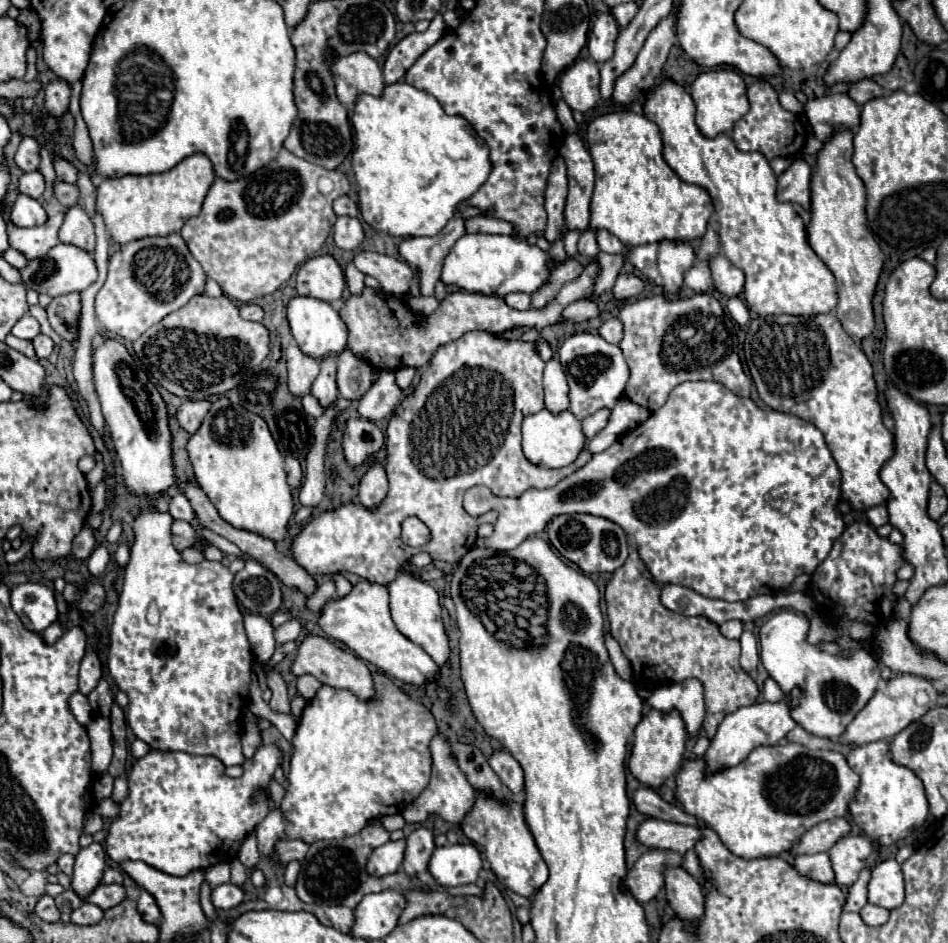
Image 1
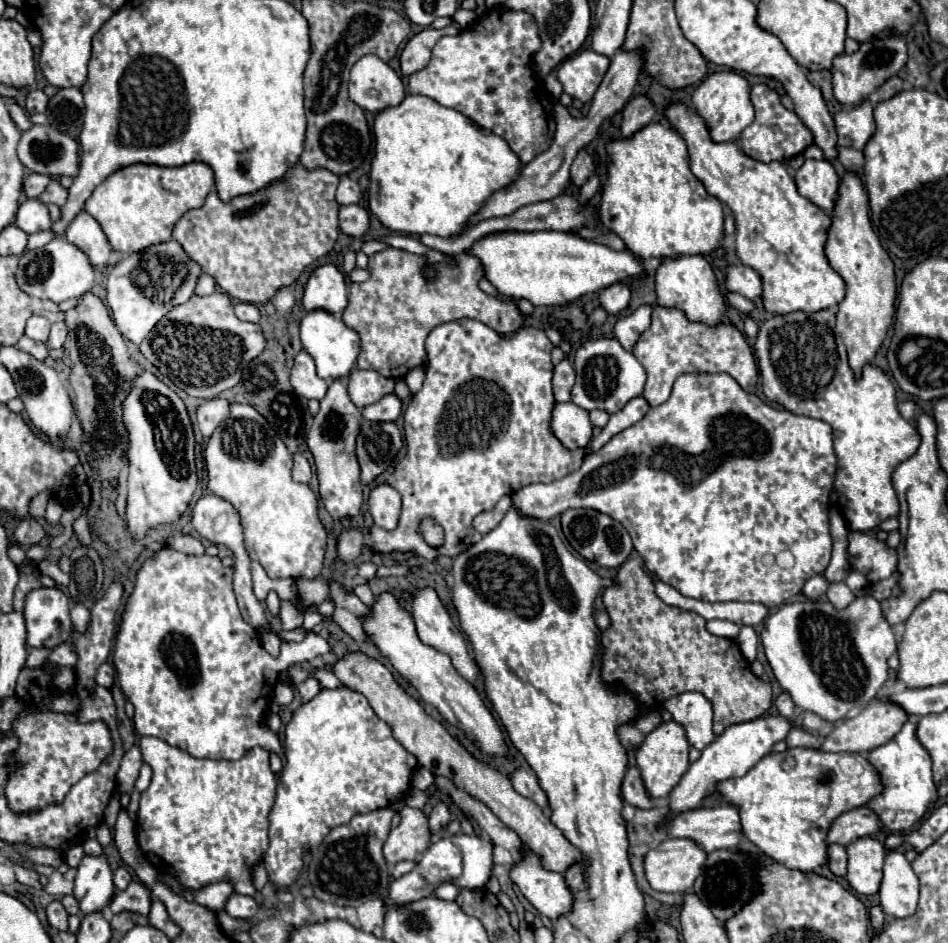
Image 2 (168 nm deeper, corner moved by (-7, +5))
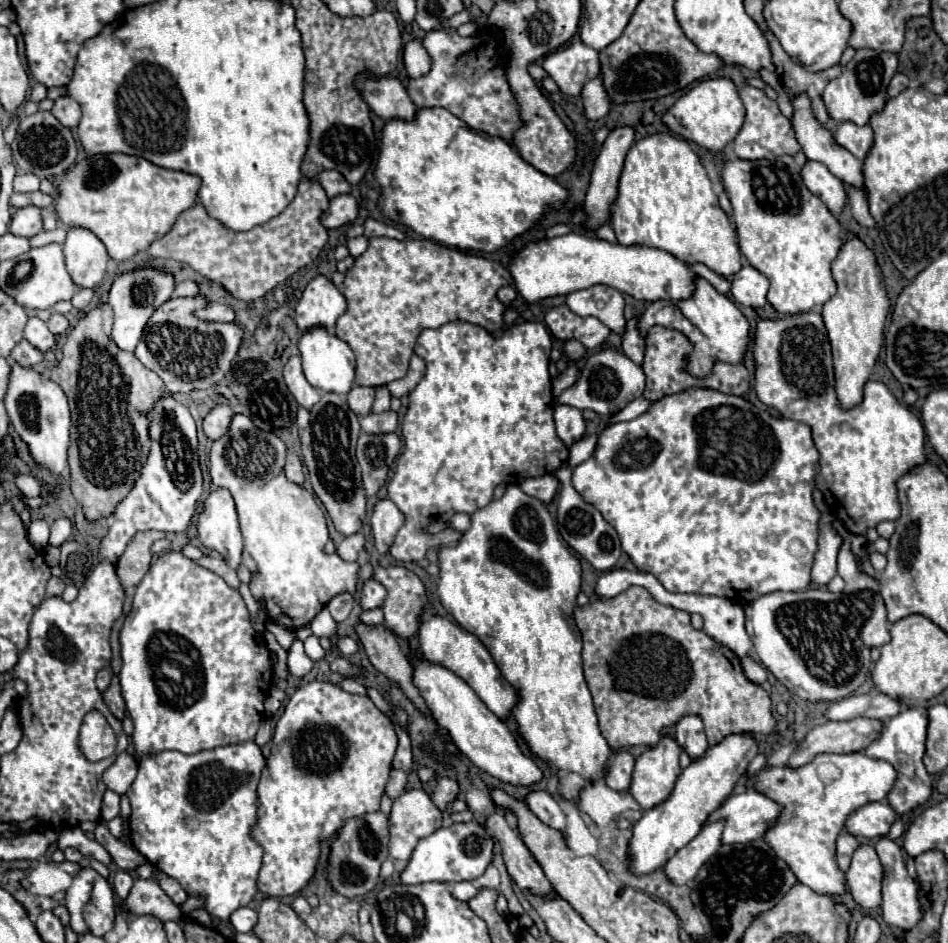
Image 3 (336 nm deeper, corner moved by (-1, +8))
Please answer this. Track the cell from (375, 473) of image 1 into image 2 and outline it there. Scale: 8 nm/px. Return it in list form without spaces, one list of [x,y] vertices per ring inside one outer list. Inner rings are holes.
[[[378,484],[372,488],[368,498],[368,512],[374,524],[386,530],[396,528],[400,518],[400,494],[390,484]]]

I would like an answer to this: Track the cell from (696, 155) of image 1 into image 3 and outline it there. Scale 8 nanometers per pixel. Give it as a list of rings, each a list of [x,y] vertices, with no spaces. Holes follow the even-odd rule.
[[[780,159],[726,161],[722,179],[734,207],[740,251],[754,269],[770,279],[770,305],[782,315],[820,309],[836,293],[830,265],[844,245],[838,219],[806,189],[800,169],[790,169]]]

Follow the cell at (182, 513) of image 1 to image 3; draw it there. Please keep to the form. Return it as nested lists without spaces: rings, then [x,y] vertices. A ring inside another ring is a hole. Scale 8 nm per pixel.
[[[216,489],[204,501],[204,511],[198,517],[198,537],[208,549],[216,549],[226,563],[236,569],[242,555],[242,533],[234,499],[228,489]]]

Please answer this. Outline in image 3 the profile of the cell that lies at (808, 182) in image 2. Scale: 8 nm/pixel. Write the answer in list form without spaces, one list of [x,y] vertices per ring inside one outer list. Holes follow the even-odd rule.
[[[808,161],[802,167],[802,177],[804,185],[828,205],[832,215],[838,217],[846,205],[846,191],[842,181],[836,175],[832,175],[826,165],[816,161]]]

